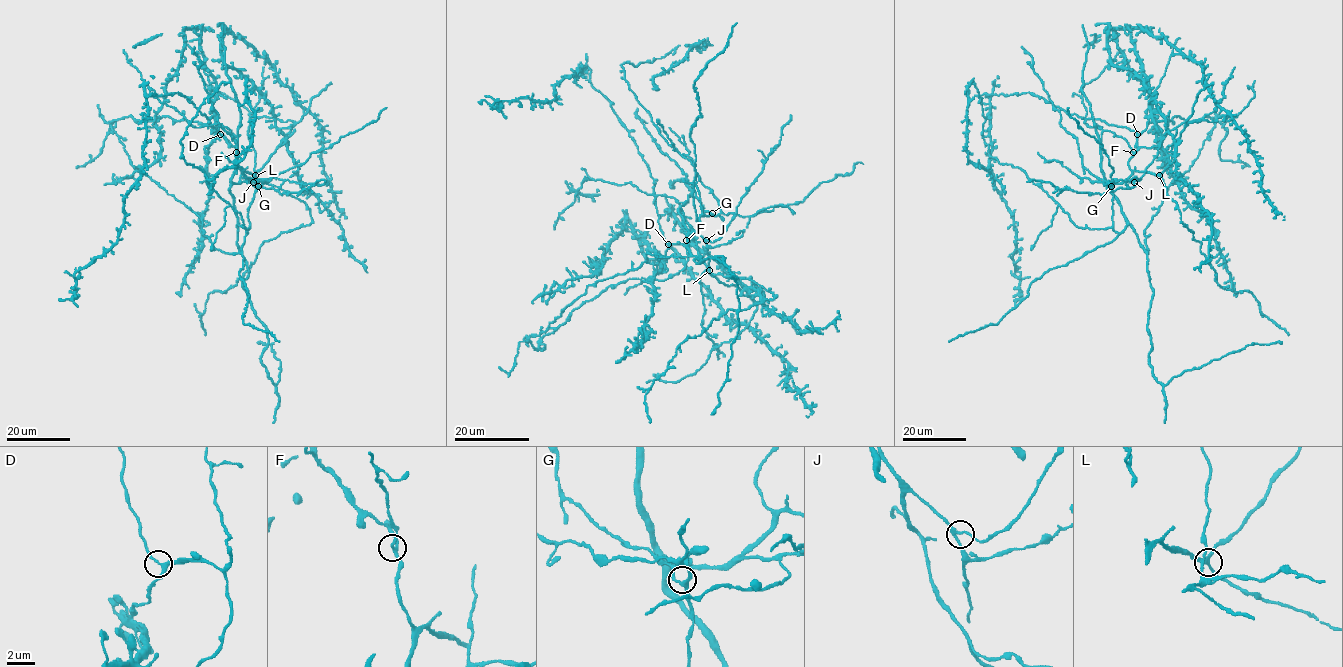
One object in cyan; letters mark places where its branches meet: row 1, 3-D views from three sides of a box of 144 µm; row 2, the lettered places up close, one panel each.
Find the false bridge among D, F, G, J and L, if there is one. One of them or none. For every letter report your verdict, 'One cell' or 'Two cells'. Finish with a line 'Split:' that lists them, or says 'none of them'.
D: One cell
F: One cell
G: One cell
J: One cell
L: One cell
Split: none of them

